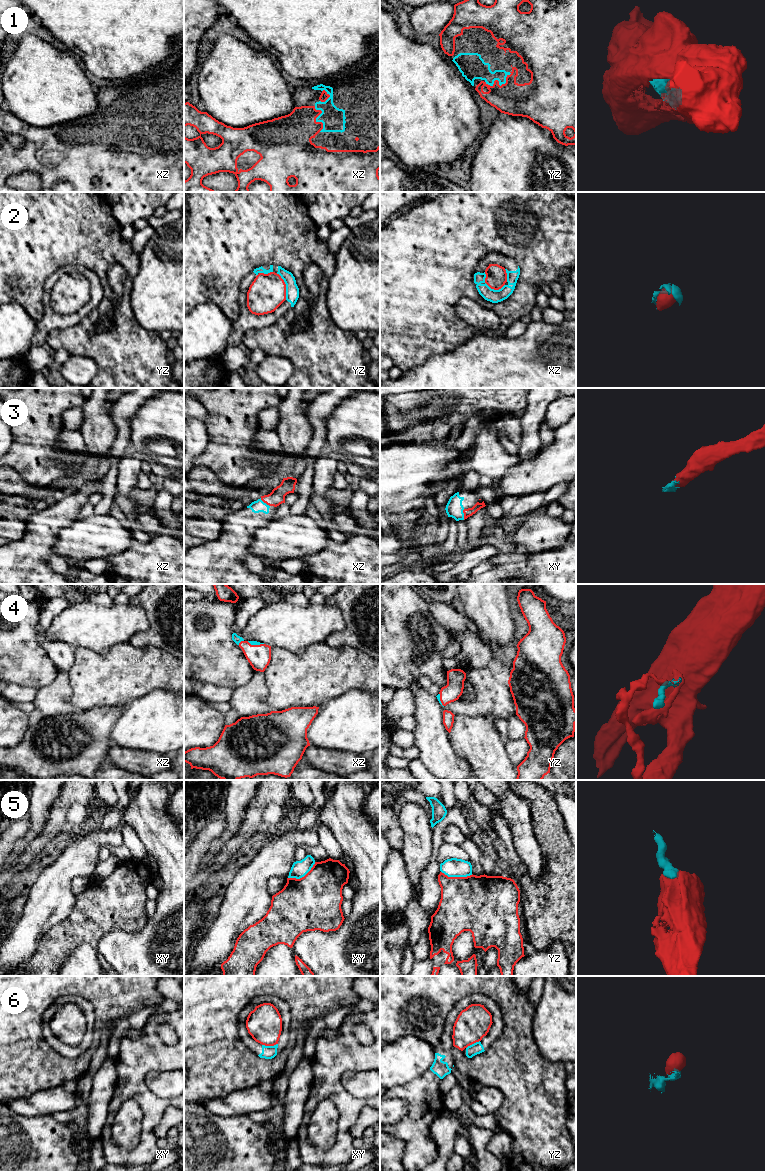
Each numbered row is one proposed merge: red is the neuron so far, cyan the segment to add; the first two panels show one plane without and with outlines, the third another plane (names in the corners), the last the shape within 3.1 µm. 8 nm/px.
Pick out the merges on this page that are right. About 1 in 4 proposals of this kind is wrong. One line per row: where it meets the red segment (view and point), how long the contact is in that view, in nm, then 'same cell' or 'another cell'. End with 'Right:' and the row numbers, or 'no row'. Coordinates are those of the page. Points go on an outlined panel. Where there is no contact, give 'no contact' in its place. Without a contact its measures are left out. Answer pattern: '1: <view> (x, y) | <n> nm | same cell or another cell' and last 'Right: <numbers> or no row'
1: yz (498, 83) | 240 nm | same cell
2: xz (490, 287) | 200 nm | another cell
3: xy (464, 514) | 90 nm | same cell
4: xz (240, 642) | 60 nm | same cell
5: yz (457, 877) | 260 nm | another cell
6: xy (269, 1045) | 130 nm | another cell
Right: 1, 3, 4

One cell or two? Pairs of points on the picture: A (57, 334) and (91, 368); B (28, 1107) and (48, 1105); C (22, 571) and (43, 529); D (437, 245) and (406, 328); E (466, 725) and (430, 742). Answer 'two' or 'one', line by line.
A: two
B: one
C: one
D: one
E: two

